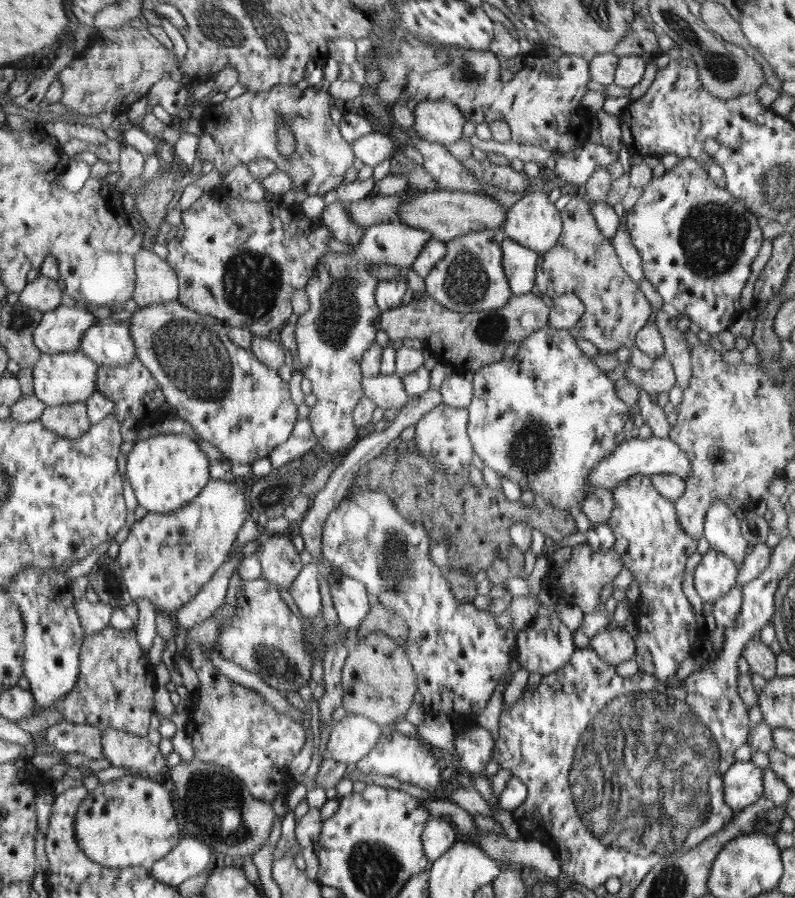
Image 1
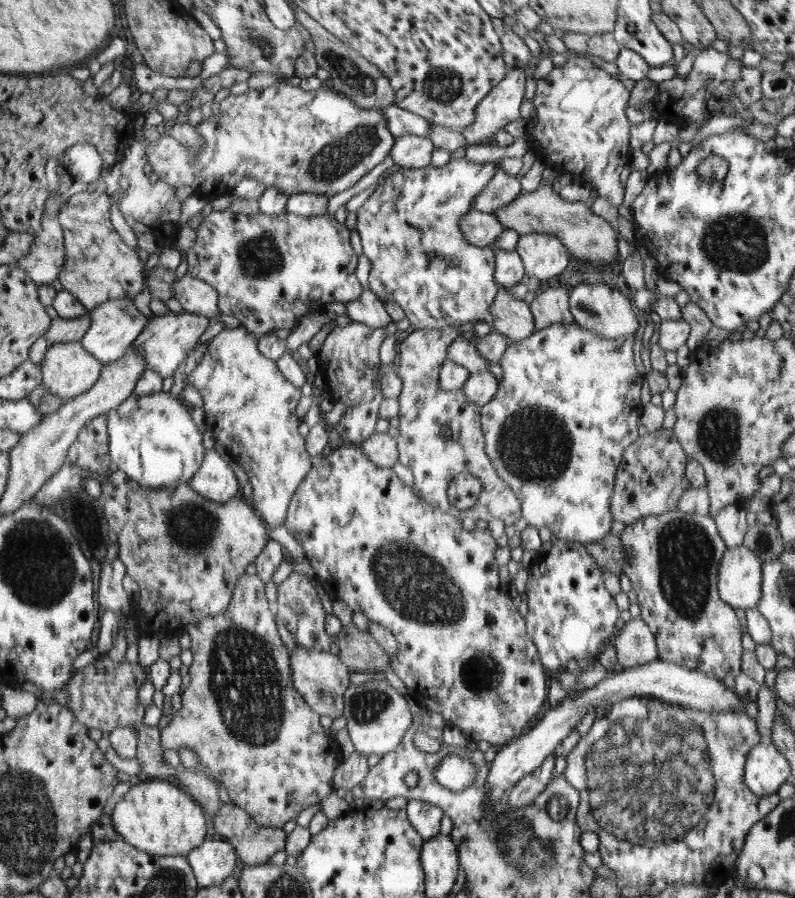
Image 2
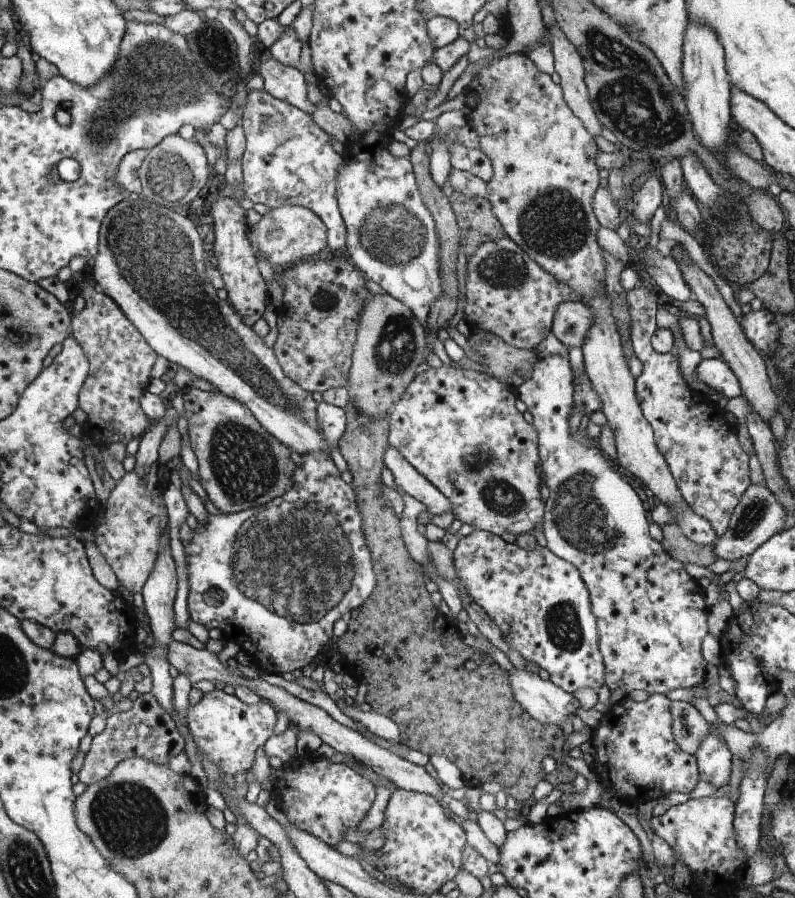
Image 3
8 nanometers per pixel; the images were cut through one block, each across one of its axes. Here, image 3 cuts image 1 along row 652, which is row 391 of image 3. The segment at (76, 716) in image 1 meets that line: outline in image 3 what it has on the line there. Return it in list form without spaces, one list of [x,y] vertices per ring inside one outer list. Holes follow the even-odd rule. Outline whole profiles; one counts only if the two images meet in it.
[[[96,287],[84,288],[80,292],[85,298],[85,305],[78,314],[73,315],[70,334],[84,344],[84,352],[88,352],[88,360],[92,360],[90,374],[80,391],[80,410],[87,416],[88,432],[91,432],[90,438],[97,447],[109,448],[114,443],[127,445],[133,438],[141,438],[148,428],[149,418],[146,418],[147,414],[142,409],[142,398],[150,382],[150,370],[156,362],[156,352],[107,293]]]

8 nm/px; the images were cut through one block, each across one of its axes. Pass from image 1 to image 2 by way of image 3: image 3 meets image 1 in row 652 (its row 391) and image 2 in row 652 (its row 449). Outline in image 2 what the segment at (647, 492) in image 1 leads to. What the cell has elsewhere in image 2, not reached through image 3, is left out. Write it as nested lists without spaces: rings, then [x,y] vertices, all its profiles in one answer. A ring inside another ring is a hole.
[[[670,509],[659,515],[648,515],[636,522],[625,524],[624,531],[617,536],[622,548],[628,554],[621,567],[632,582],[638,596],[641,618],[655,633],[659,644],[659,659],[664,662],[703,672],[707,676],[723,680],[727,674],[734,678],[740,674],[740,622],[734,608],[719,595],[719,568],[723,562],[724,542],[719,536],[718,525],[708,515],[690,514]]]

